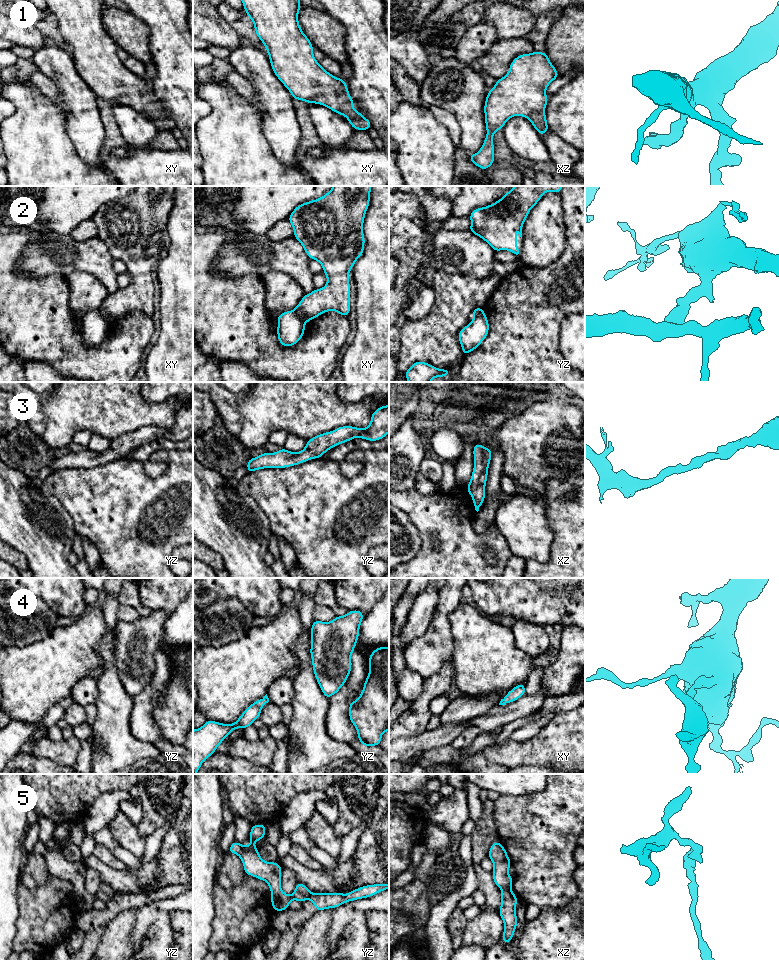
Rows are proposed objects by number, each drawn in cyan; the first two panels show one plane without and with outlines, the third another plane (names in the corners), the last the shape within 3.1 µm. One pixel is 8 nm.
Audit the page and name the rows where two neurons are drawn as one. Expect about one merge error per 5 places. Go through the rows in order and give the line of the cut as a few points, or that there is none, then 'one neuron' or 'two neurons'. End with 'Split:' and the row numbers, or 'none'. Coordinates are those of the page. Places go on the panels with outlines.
1: no cut; one neuron
2: cut in xy along (293, 310), (305, 322); two neurons
3: no cut; one neuron
4: no cut; one neuron
5: cut in yz along (311, 893), (308, 898); two neurons
Split: 2, 5

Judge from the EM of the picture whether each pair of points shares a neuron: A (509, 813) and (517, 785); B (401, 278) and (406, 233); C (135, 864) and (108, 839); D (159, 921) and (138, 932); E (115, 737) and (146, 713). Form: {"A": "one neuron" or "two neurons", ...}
{"A": "two neurons", "B": "one neuron", "C": "one neuron", "D": "one neuron", "E": "two neurons"}

